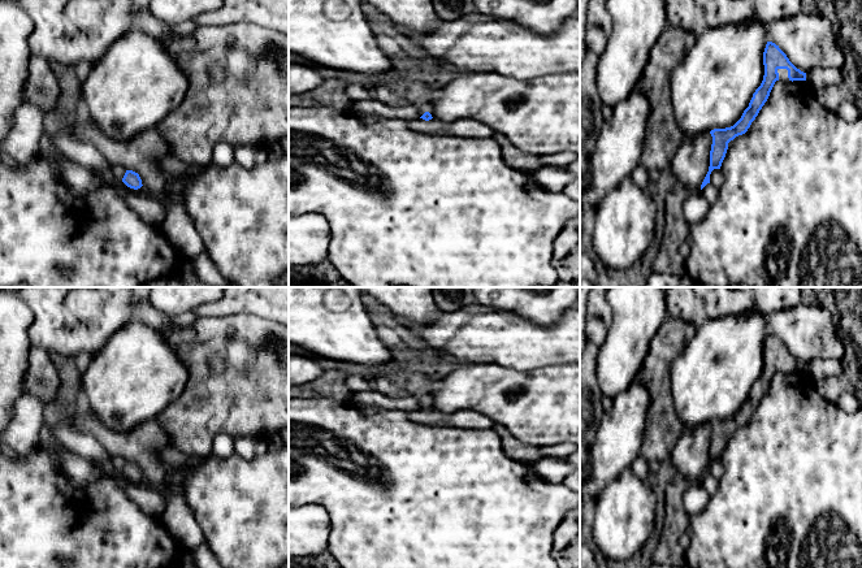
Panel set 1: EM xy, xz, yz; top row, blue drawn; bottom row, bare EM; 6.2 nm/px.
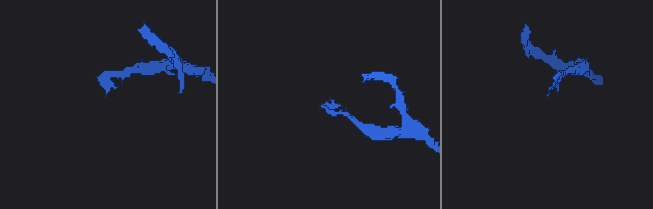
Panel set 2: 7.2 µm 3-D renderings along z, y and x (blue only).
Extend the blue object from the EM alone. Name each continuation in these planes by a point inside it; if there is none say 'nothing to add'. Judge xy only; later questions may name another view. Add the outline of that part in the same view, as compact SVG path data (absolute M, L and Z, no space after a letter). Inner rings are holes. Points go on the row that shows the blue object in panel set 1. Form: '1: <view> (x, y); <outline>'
1: xy (118, 172); M112 165L111 172L116 179L122 181L126 169L120 165Z

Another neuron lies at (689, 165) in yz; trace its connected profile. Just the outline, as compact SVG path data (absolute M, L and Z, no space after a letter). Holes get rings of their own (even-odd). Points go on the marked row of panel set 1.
M709 131L697 134L686 140L683 140L683 143L680 144L675 156L671 160L670 168L676 179L676 183L683 185L688 192L701 191L701 185L710 166L711 144L712 136Z

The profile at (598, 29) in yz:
M592 0L588 5L585 44L598 57L611 35L612 22L606 8L607 0Z

